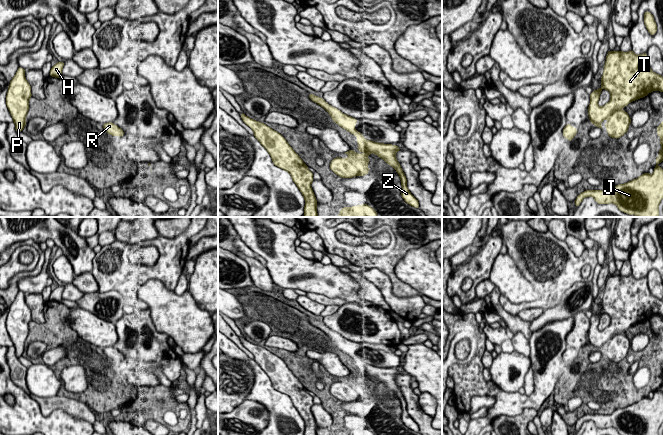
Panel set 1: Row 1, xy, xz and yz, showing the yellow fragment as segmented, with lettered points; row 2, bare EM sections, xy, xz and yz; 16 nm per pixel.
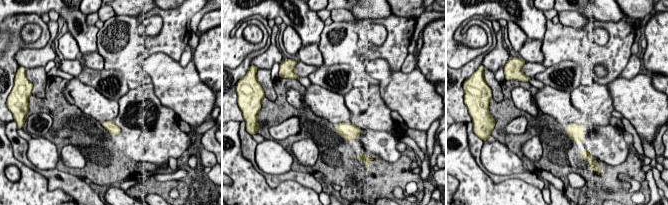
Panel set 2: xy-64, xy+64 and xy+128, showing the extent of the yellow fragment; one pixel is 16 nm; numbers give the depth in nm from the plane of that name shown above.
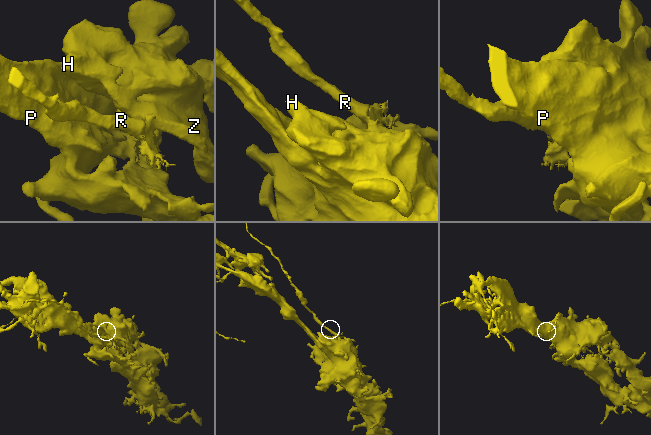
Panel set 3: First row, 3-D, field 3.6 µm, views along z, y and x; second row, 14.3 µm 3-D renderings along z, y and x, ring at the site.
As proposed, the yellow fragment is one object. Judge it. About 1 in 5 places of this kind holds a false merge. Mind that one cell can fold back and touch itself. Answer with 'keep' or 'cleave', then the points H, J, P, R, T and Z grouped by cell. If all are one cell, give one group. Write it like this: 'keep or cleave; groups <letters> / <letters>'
cleave; groups H J P T Z / R

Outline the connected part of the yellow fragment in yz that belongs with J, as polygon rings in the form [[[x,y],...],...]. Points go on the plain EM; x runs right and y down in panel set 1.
[[[663,345],[657,350],[661,374],[656,382],[653,398],[648,396],[611,414],[586,414],[580,417],[575,429],[578,431],[585,421],[593,421],[598,428],[615,428],[620,435],[659,435],[663,423],[663,392],[657,389],[663,385]]]

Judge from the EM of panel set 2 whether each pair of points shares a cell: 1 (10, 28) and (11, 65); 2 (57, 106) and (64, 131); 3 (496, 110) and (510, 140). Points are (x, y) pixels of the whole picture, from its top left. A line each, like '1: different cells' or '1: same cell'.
1: same cell
2: same cell
3: same cell

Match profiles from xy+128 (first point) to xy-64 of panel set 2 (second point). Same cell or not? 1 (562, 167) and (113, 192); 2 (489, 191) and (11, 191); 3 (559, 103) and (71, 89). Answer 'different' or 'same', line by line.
1: different
2: same
3: same

